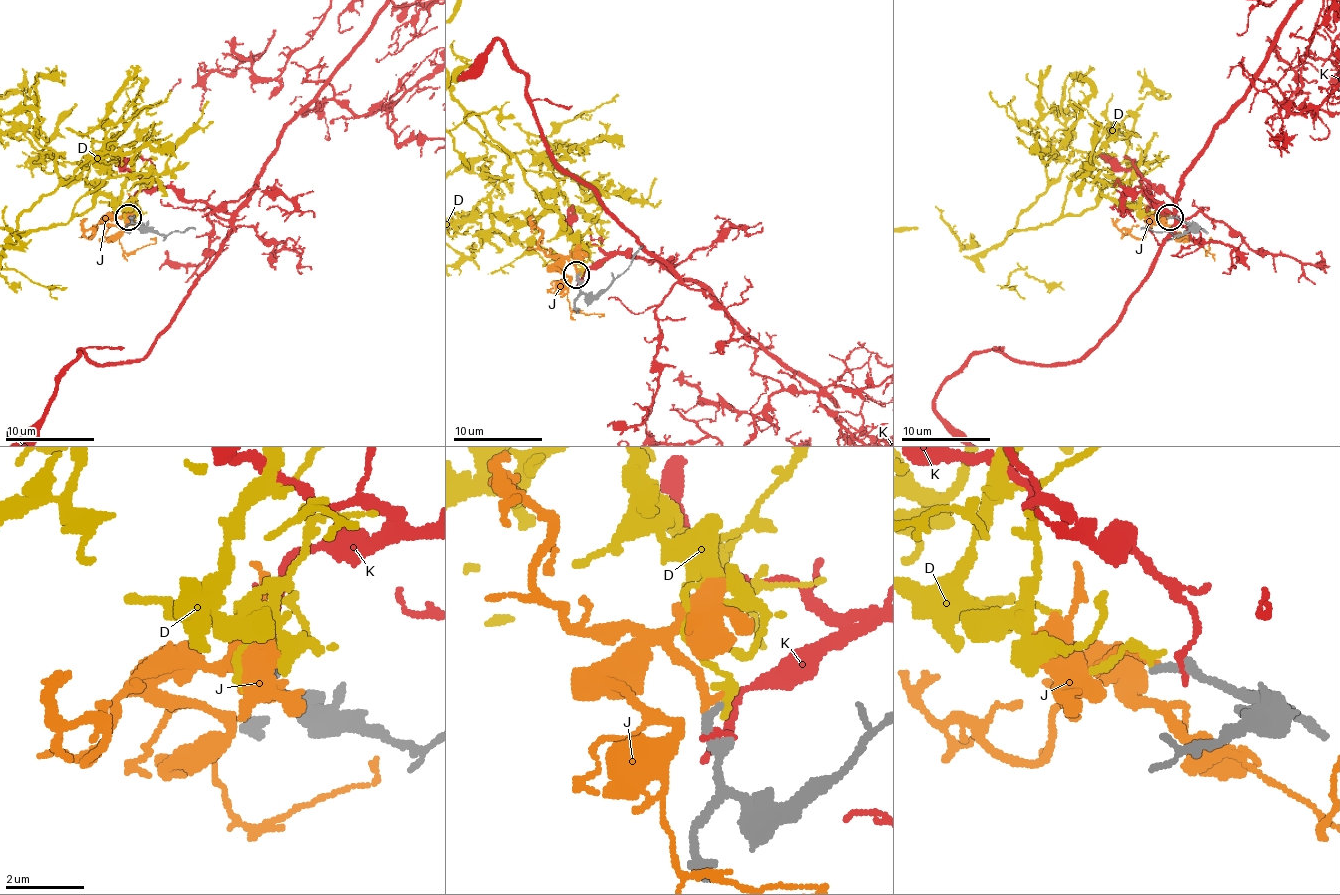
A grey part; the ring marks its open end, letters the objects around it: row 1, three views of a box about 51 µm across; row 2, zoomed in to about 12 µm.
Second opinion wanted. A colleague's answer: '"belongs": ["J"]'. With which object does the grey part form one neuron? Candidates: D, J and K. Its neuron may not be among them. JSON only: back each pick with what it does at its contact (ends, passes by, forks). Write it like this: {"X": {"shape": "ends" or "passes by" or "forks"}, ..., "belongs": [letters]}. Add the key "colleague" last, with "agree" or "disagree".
{"J": {"shape": "ends"}, "belongs": ["J"], "colleague": "agree"}

